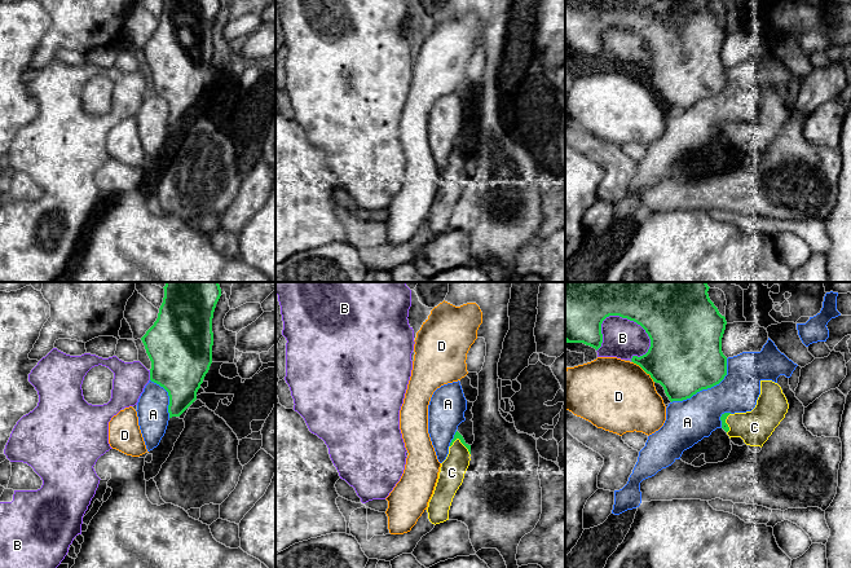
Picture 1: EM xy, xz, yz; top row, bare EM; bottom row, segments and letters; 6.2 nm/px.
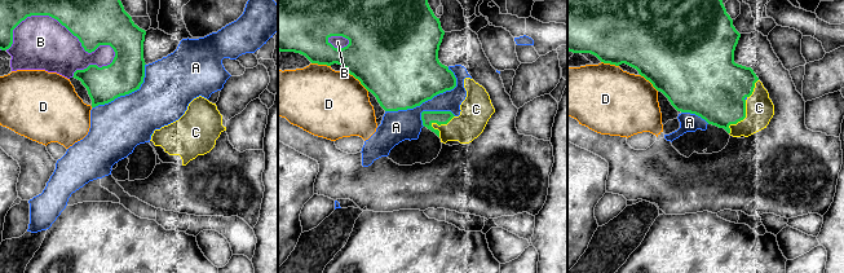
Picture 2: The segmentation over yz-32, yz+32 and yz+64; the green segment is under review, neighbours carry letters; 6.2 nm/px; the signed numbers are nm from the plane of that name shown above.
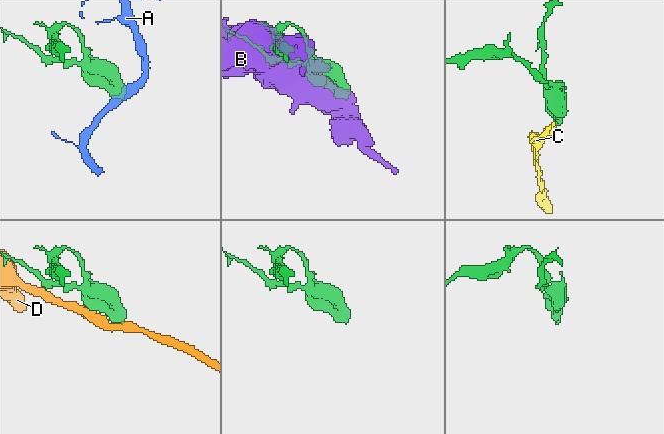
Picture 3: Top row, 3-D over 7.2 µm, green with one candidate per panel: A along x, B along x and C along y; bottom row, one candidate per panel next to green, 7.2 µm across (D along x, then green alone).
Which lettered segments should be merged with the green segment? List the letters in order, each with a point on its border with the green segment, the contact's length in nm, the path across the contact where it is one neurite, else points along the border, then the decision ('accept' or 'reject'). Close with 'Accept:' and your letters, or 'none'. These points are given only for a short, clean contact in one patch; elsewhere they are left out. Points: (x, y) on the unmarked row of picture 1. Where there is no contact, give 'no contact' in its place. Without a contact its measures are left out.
A: contact yz (706, 98); length 440 nm; reject
B: contact yz (613, 25); length 360 nm; reject
C: contact xz (462, 153); length 140 nm; way xz (457, 145), (462, 153), (452, 183); accept
D: contact yz (644, 80); length 190 nm; reject
Accept: C

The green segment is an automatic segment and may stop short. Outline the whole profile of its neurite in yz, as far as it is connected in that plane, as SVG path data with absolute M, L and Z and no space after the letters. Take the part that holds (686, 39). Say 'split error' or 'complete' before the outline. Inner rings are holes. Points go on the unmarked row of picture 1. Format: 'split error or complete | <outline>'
complete | M565 0L565 52L601 57L601 34L609 26L619 26L640 35L651 49L648 62L631 71L639 75L653 92L660 93L669 110L683 111L702 100L719 94L727 85L727 67L722 62L726 27L710 10L709 0Z

